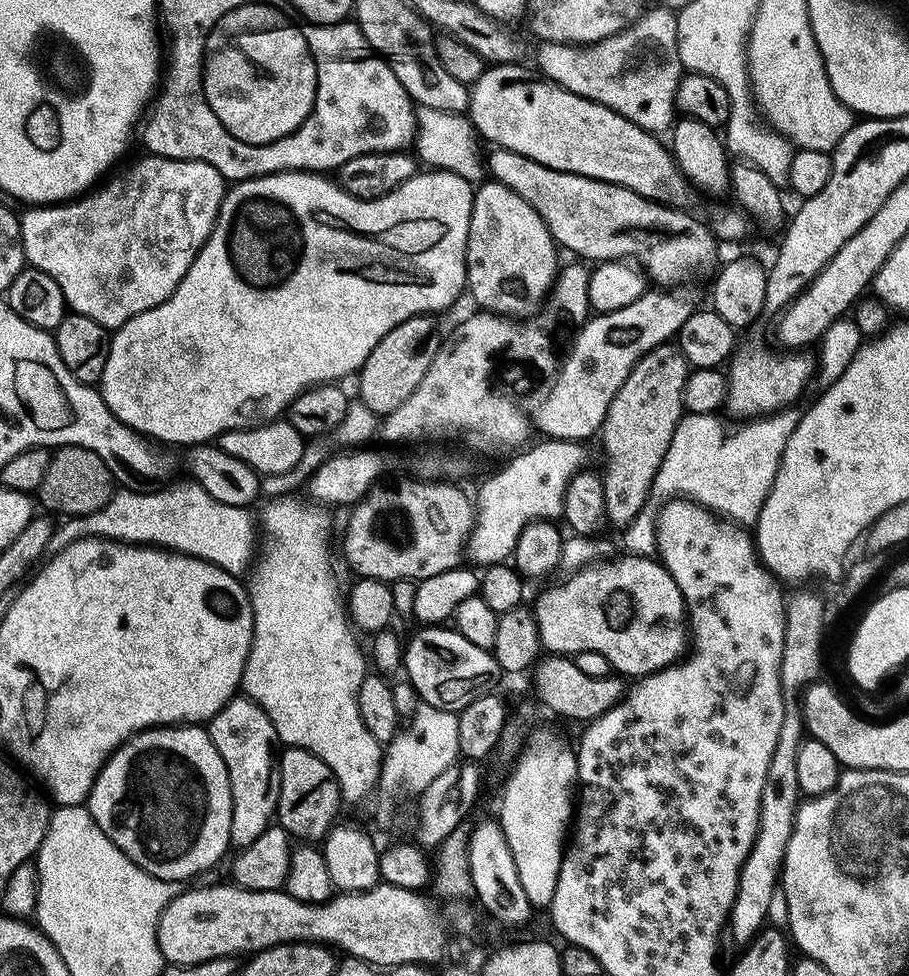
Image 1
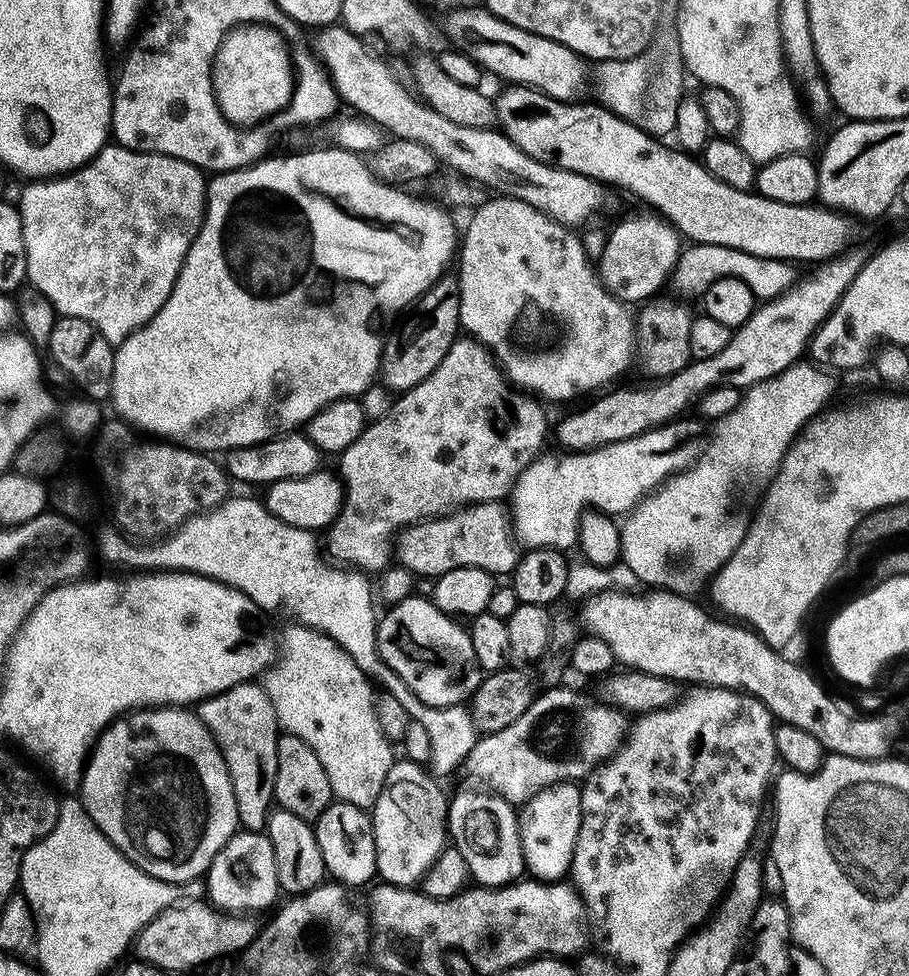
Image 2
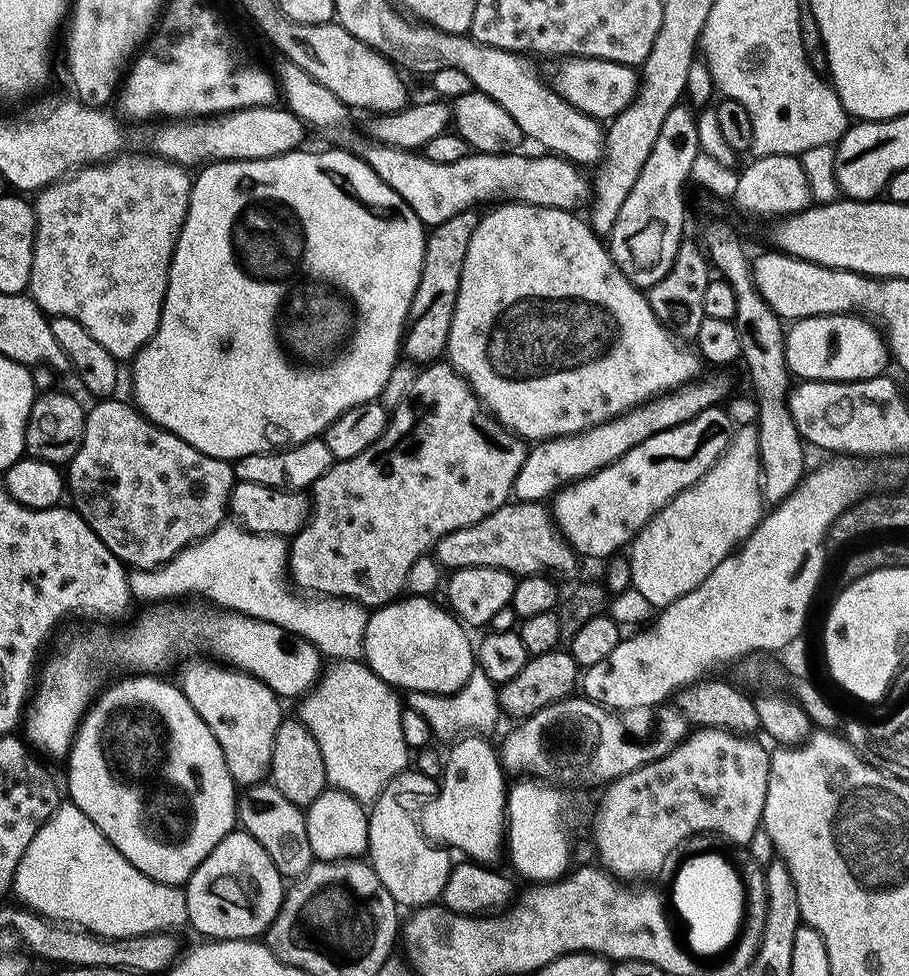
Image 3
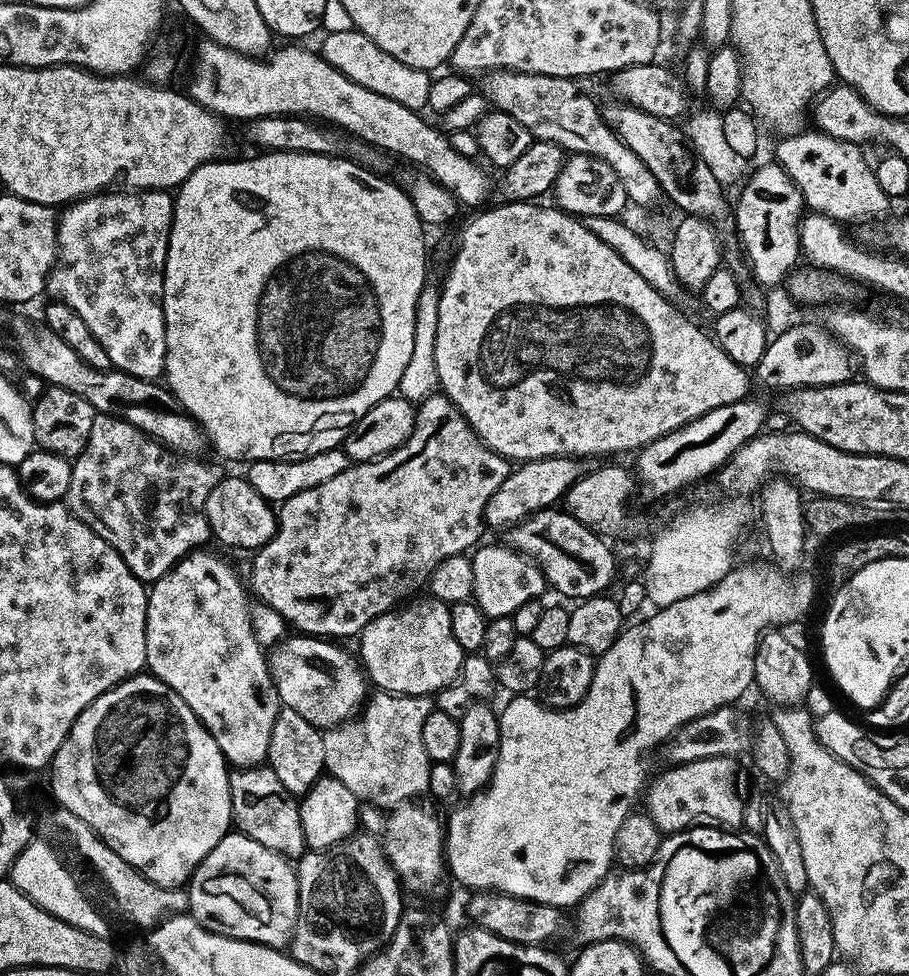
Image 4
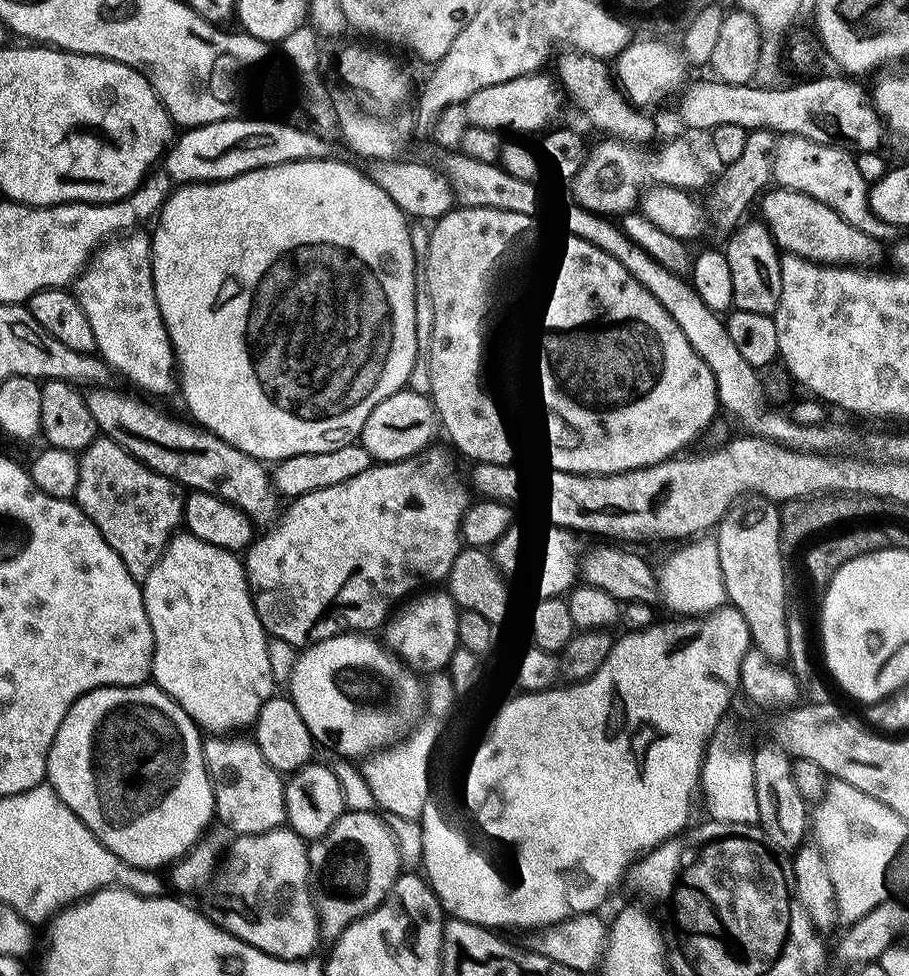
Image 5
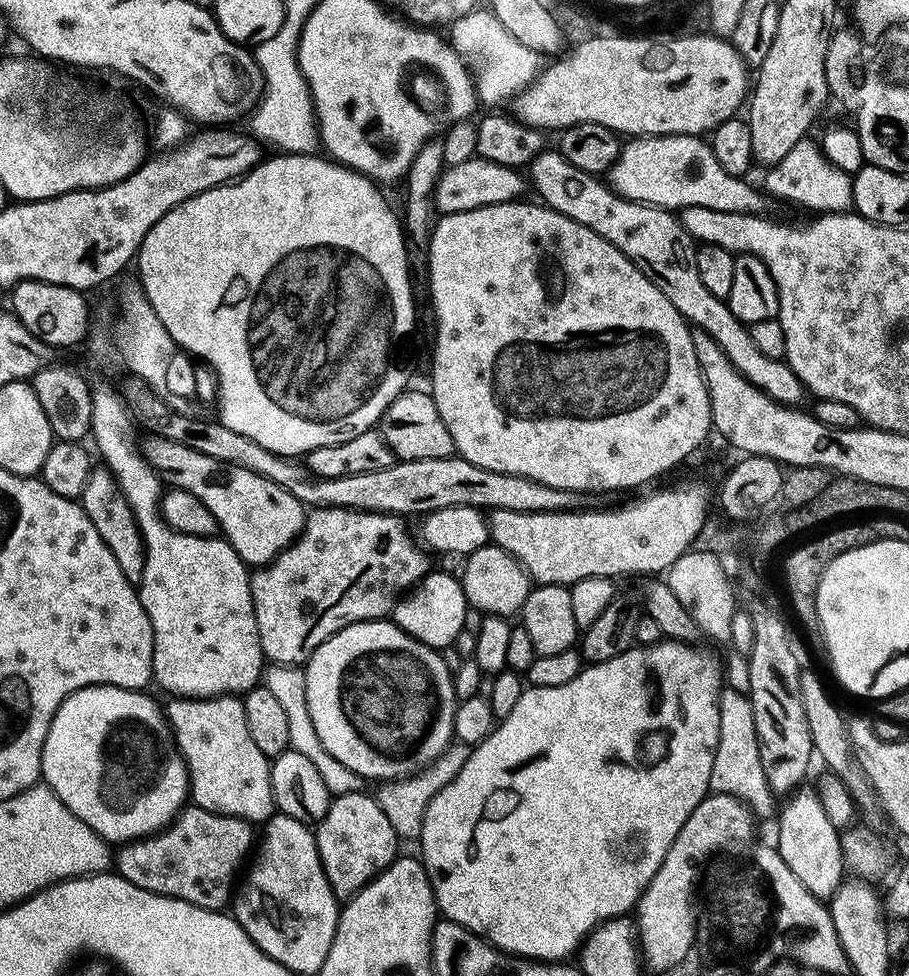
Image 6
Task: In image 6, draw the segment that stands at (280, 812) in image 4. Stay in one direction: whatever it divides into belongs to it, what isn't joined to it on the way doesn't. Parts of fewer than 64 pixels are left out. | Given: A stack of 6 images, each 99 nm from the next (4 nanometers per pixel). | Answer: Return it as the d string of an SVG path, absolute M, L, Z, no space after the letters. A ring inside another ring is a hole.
M235 695L211 698L172 698L166 704L166 719L188 766L190 800L202 810L237 816L249 822L267 822L277 811L272 793L269 757L254 746L246 726L243 699Z

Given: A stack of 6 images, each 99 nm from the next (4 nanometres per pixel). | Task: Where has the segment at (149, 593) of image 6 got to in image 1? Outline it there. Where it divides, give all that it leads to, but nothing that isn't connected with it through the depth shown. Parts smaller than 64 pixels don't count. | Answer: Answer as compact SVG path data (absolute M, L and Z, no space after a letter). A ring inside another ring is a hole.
M237 694L206 724L208 736L214 742L230 778L232 813L230 814L231 847L239 850L250 846L276 820L280 793L280 753L282 745L274 722L266 718L266 710L247 696Z

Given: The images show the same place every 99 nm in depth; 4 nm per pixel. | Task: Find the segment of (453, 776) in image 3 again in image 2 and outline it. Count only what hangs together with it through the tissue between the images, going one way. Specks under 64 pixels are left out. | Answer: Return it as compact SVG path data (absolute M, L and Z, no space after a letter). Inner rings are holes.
M468 788L449 799L447 835L461 852L469 877L477 885L504 888L508 884L515 884L526 872L518 812L503 796L491 790L480 791L484 792Z

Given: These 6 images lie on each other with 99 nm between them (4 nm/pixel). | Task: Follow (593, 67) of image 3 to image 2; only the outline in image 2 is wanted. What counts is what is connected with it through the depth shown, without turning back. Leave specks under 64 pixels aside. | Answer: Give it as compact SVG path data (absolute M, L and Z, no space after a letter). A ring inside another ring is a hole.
M483 6L454 8L445 11L443 16L444 36L451 43L453 40L452 44L463 50L485 73L493 72L498 79L508 80L504 82L509 85L525 84L528 88L536 88L555 100L576 102L583 97L580 95L584 92L584 83L587 80L589 83L590 76L584 73L584 57L574 50L530 30L510 26Z

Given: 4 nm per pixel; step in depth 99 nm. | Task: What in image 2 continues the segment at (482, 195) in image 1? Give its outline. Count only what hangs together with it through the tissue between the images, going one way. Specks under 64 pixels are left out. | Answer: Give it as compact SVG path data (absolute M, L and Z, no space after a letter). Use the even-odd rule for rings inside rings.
M507 194L501 195L501 200L489 200L485 199L483 203L479 205L475 209L476 212L472 216L472 221L468 224L468 229L463 229L462 232L462 243L459 245L458 248L458 264L460 260L460 272L458 271L458 279L460 285L460 327L463 329L465 333L471 339L477 340L479 344L483 344L485 348L488 349L489 352L492 353L497 365L502 369L505 377L517 389L523 390L525 393L531 394L533 397L539 398L541 401L547 402L547 400L553 400L554 403L560 404L563 400L576 400L579 396L584 396L587 392L592 392L591 394L599 393L601 390L607 389L609 386L615 385L617 381L616 379L619 378L620 375L623 374L624 371L627 370L628 367L633 367L634 361L637 359L638 356L638 333L636 330L636 320L634 319L633 313L632 316L630 313L629 305L625 304L624 301L617 298L617 296L611 296L608 292L607 288L605 288L604 284L600 281L600 277L598 275L597 269L594 267L593 261L592 264L588 261L588 256L584 253L584 248L580 245L580 240L578 237L575 236L573 229L571 227L565 226L563 224L559 224L556 220L551 220L546 214L542 214L537 210L534 206L530 206L526 202L522 202L521 200L517 200Z

